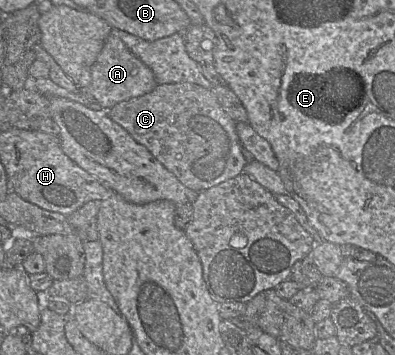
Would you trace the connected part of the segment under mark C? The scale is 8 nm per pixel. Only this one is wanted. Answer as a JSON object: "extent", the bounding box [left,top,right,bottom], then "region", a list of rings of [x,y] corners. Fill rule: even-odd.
{"extent":[108,82,247,191],"region":[[[189,82],[158,84],[151,92],[121,101],[108,111],[110,118],[122,126],[187,188],[202,191],[242,173],[247,160],[236,131],[236,122],[223,110],[213,88]]]}

